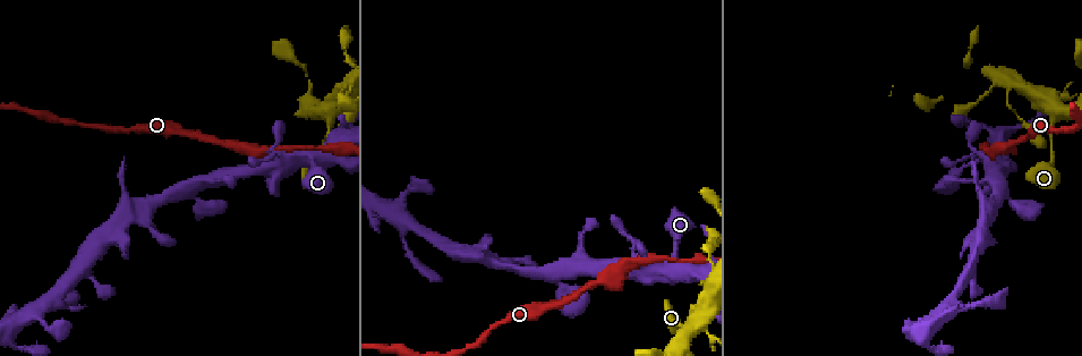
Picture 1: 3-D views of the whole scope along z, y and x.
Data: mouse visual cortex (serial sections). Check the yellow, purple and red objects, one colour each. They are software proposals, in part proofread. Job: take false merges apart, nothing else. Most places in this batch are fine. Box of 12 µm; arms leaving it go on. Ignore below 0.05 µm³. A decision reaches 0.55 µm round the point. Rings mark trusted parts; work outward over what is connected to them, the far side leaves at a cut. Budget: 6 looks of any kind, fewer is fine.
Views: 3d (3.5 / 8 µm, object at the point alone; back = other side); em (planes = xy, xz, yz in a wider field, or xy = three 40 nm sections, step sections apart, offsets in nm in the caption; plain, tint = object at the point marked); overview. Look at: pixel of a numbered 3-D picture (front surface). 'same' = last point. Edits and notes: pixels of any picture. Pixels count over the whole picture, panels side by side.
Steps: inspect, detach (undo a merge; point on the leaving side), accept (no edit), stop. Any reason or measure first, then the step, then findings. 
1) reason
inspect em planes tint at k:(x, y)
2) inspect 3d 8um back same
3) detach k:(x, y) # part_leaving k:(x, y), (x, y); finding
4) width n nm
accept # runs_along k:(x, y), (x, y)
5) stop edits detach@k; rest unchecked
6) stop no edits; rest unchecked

two arms at a narrow angle
inspect 3d 3.5um at 1:(998, 207)

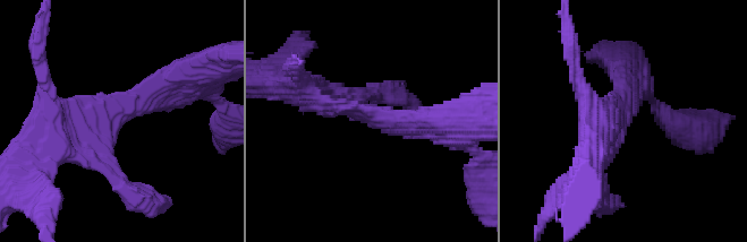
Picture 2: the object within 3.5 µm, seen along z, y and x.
arms 4; arm_widths 200, 300, 350, 350 nm
inspect em xy step 1 tint at 2:(366, 111)

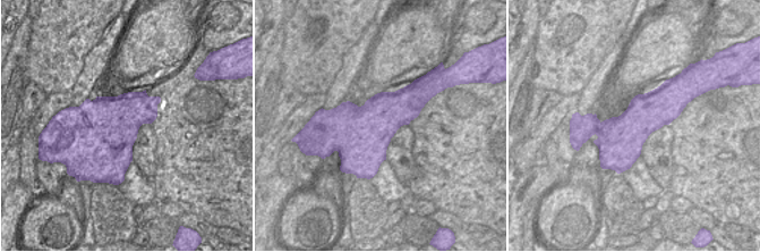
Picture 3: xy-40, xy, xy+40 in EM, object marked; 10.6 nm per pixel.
accept # runs_along 2:(173, 79), (83, 153), (52, 145); all the same cell

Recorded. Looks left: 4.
four or more arms meet
inspect 3d 8um at 1:(15, 321)

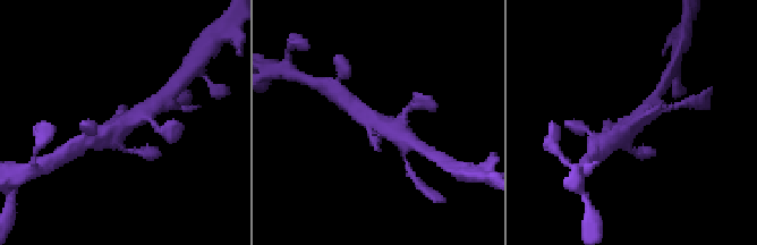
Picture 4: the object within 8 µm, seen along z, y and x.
inspect 3d 3.5um at 4:(376, 123)

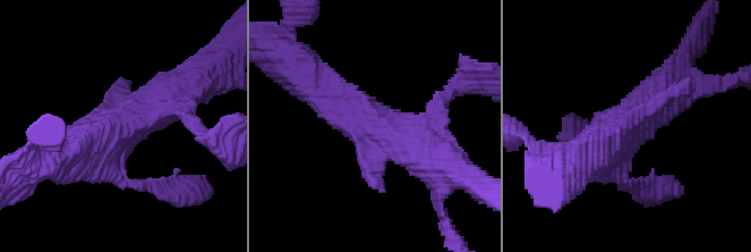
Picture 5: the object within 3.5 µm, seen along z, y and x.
shape alone is not enough
inspect em xy step 5 tint at 5:(127, 119)

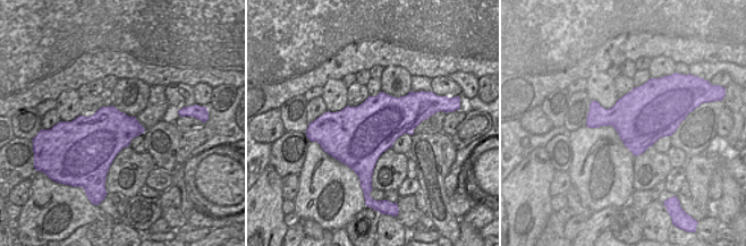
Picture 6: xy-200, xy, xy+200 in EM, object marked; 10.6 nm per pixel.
width 650 nm
accept # runs_along 5:(438, 162), (344, 104), (338, 84); continuous, no second cell

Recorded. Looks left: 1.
stop no edits; rest unchecked

